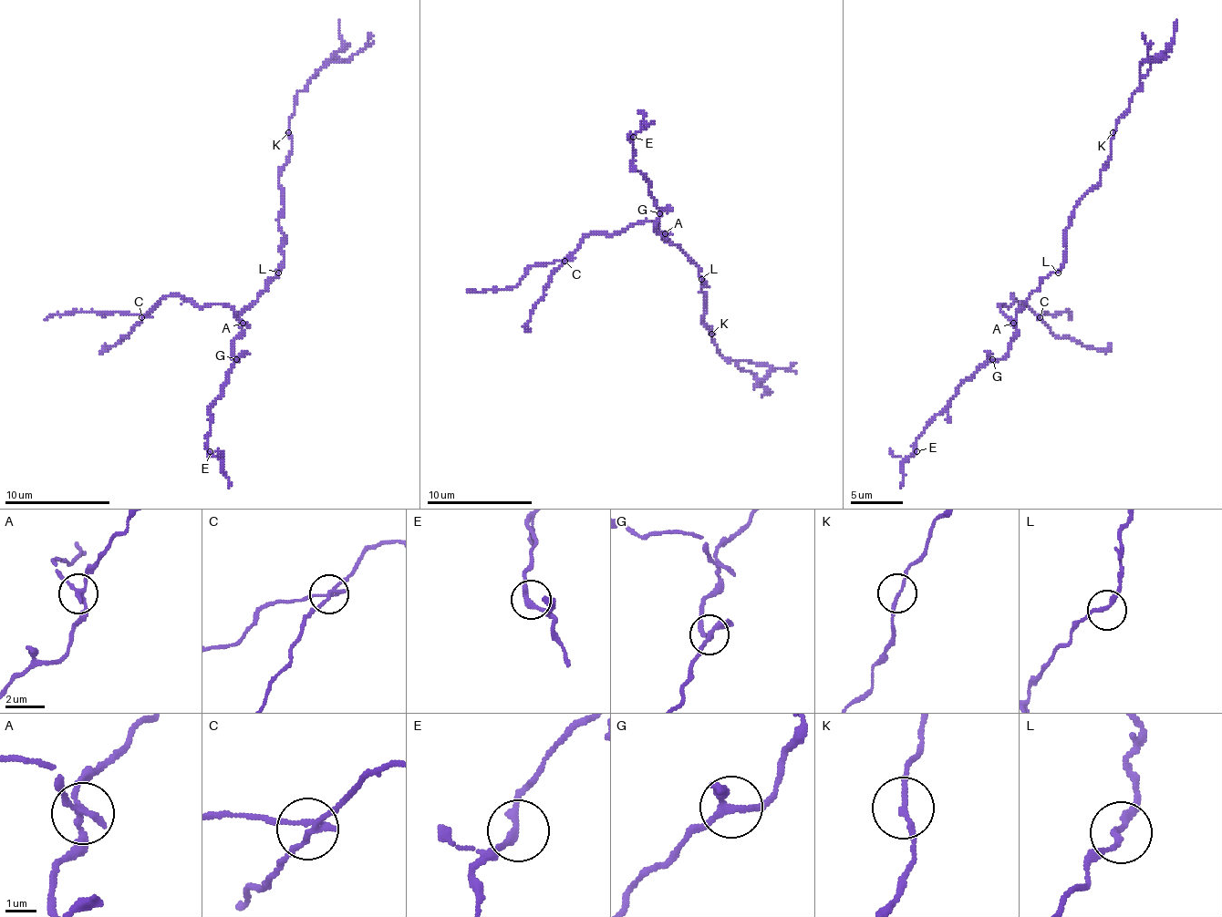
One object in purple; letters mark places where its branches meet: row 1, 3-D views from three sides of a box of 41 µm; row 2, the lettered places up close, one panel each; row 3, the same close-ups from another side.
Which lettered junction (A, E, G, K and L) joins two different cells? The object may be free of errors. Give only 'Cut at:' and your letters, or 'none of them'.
Cut at: A

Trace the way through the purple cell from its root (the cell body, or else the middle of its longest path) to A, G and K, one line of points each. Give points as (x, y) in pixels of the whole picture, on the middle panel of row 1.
A: (701, 276), (690, 258), (662, 237), (665, 234)
G: (701, 276), (690, 258), (657, 231), (659, 213)
K: (701, 276), (707, 284), (701, 289), (707, 294), (707, 313), (701, 321), (714, 332), (711, 334)

